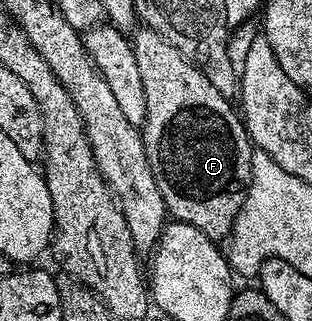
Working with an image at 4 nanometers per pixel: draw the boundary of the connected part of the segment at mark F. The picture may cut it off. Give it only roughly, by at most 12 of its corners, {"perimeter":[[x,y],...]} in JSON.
{"perimeter":[[157,31],[131,36],[164,210],[227,240],[250,140]]}

